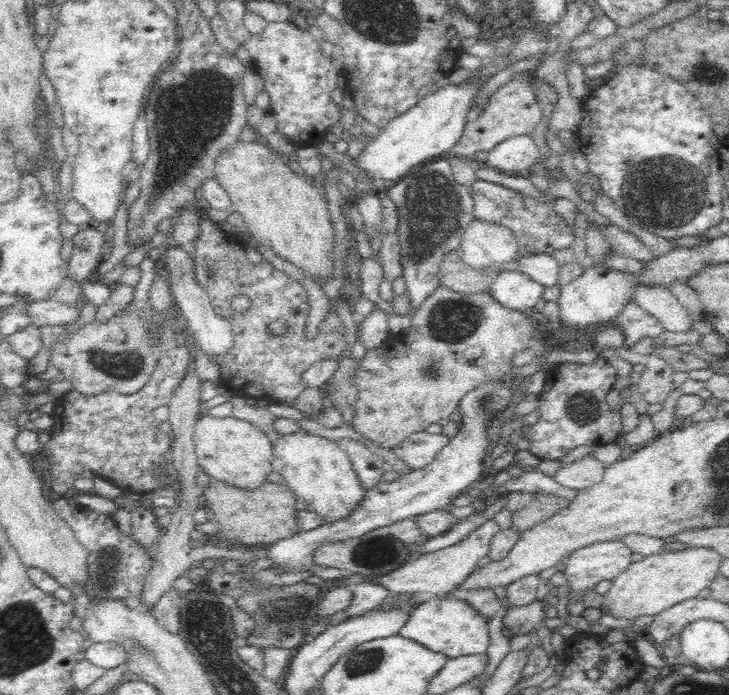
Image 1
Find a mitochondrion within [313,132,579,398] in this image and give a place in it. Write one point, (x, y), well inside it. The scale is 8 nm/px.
(434, 205)

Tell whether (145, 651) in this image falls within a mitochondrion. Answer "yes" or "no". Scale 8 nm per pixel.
yes

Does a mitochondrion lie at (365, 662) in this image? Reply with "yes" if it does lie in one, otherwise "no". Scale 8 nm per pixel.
yes

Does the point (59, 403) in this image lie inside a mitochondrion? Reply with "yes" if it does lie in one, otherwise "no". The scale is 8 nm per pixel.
no

